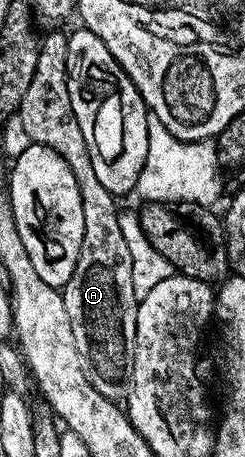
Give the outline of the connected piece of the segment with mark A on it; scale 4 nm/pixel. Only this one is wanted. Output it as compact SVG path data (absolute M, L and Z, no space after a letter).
M59 31L48 32L51 34L39 42L37 71L33 71L33 83L29 83L25 99L21 99L18 114L29 141L57 151L57 155L69 163L69 171L73 171L73 179L77 179L79 184L85 235L73 275L61 290L63 306L69 315L75 346L83 360L83 368L87 370L89 383L93 383L95 390L105 395L105 399L123 403L131 394L137 335L139 297L133 275L137 261L131 258L133 247L119 222L119 213L115 209L116 194L101 187L101 179L97 179L97 171L93 171L93 159L89 159L89 147L85 147L85 135L81 135L81 127L73 115L73 103L69 103L68 34L55 32Z

